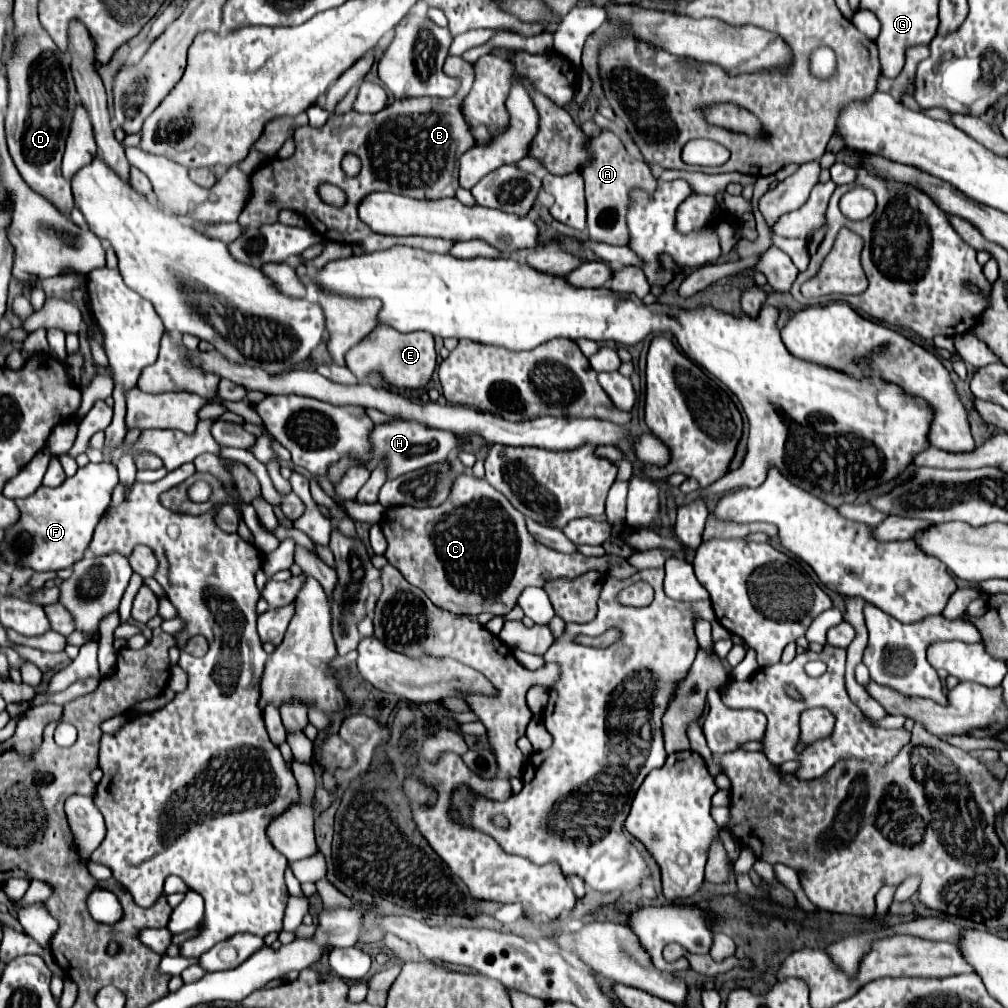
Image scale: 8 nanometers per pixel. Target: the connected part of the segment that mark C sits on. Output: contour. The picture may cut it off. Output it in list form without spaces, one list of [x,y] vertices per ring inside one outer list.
[[[472,475],[456,477],[450,497],[434,509],[390,507],[380,527],[388,541],[384,553],[388,563],[422,589],[434,605],[454,615],[484,611],[504,617],[528,585],[544,587],[548,581],[574,579],[590,569],[606,573],[612,567],[614,577],[628,577],[636,571],[622,557],[558,553],[542,545],[528,533],[524,515],[488,481]]]

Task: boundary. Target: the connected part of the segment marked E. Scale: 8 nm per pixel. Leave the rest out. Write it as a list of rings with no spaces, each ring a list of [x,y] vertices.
[[[388,325],[374,327],[358,345],[354,345],[344,355],[346,367],[360,379],[366,381],[368,375],[378,373],[386,385],[394,389],[420,389],[426,387],[436,369],[434,337],[426,331],[398,333]]]

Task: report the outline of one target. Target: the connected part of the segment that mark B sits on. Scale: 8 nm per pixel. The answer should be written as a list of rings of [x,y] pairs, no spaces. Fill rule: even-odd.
[[[446,57],[444,73],[460,79],[460,87],[452,97],[418,97],[394,101],[376,115],[346,113],[320,129],[300,127],[294,133],[296,151],[288,159],[272,159],[262,165],[252,175],[254,195],[246,203],[238,223],[242,227],[276,223],[280,209],[292,209],[304,215],[312,229],[316,229],[324,239],[336,243],[360,243],[366,253],[390,249],[392,245],[406,245],[414,249],[424,249],[432,253],[448,253],[452,241],[434,237],[386,237],[370,233],[370,227],[358,219],[356,207],[368,193],[374,191],[394,191],[414,199],[430,197],[454,197],[458,189],[458,157],[474,145],[470,129],[460,113],[460,103],[472,87],[474,69],[462,57]],[[354,153],[362,161],[362,169],[354,177],[342,173],[342,157]],[[330,183],[346,193],[346,203],[342,207],[328,205],[322,201],[318,187]]]

